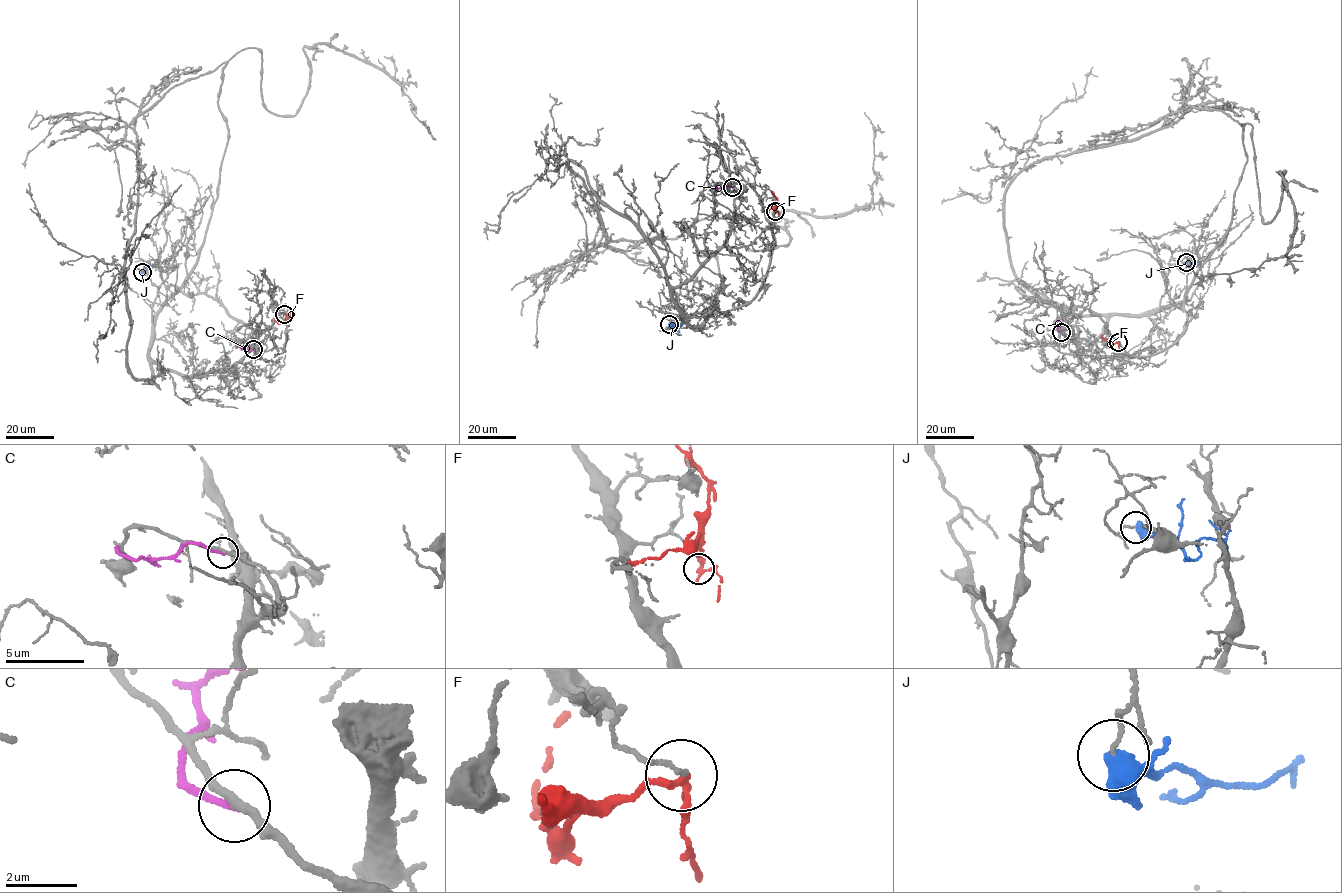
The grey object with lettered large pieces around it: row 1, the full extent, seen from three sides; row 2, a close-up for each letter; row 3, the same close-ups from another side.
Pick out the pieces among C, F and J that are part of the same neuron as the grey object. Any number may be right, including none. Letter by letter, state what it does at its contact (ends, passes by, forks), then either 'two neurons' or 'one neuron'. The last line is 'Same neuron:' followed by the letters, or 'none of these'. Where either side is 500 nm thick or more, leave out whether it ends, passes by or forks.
C: it ends there; two neurons
F: it forks there; two neurons
J: it forks there; two neurons
Same neuron: none of these

